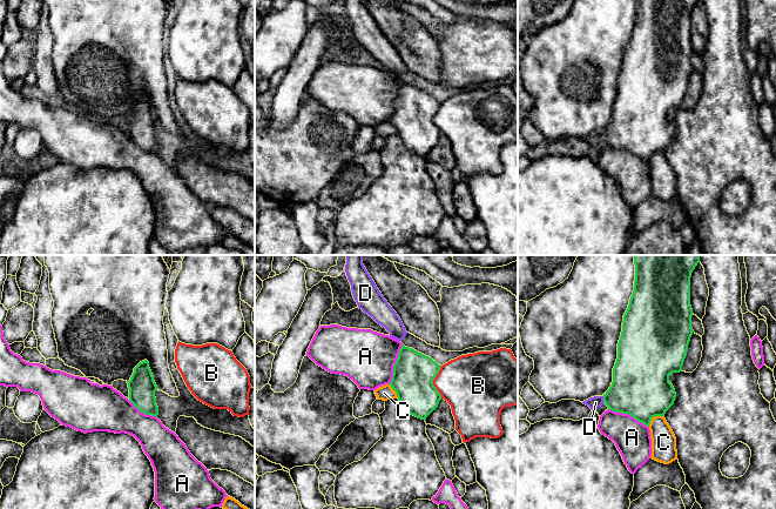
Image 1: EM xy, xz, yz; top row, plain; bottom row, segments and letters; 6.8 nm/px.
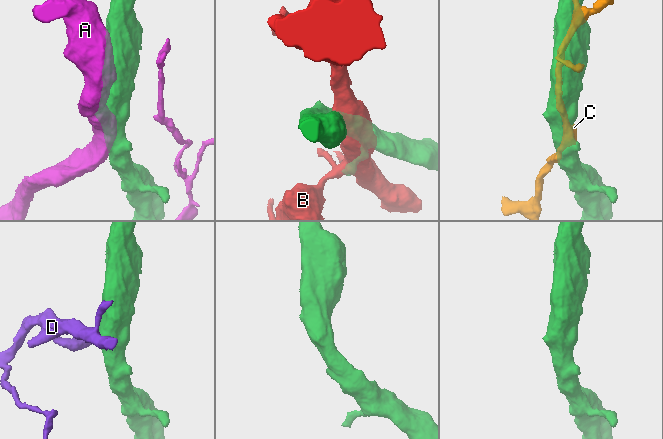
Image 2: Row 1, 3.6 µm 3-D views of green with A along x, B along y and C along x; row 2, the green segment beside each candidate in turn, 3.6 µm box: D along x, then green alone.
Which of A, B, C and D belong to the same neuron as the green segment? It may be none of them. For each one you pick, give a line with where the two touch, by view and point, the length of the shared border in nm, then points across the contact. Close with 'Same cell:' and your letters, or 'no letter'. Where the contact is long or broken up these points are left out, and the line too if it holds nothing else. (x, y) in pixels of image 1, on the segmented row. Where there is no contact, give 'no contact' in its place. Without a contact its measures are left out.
D: yz (604, 400) | 50 nm | across yz (638, 389), (618, 399), (604, 400), (595, 402)
Same cell: D

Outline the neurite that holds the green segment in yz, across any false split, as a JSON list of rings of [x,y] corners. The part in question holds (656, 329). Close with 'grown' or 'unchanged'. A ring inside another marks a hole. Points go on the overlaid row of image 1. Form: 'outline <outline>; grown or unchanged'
outline [[[634,255],[634,290],[623,315],[612,386],[602,396],[591,397],[583,404],[595,410],[605,403],[647,427],[653,417],[664,416],[676,397],[669,375],[682,371],[694,333],[690,277],[699,262],[700,255]]]; grown

